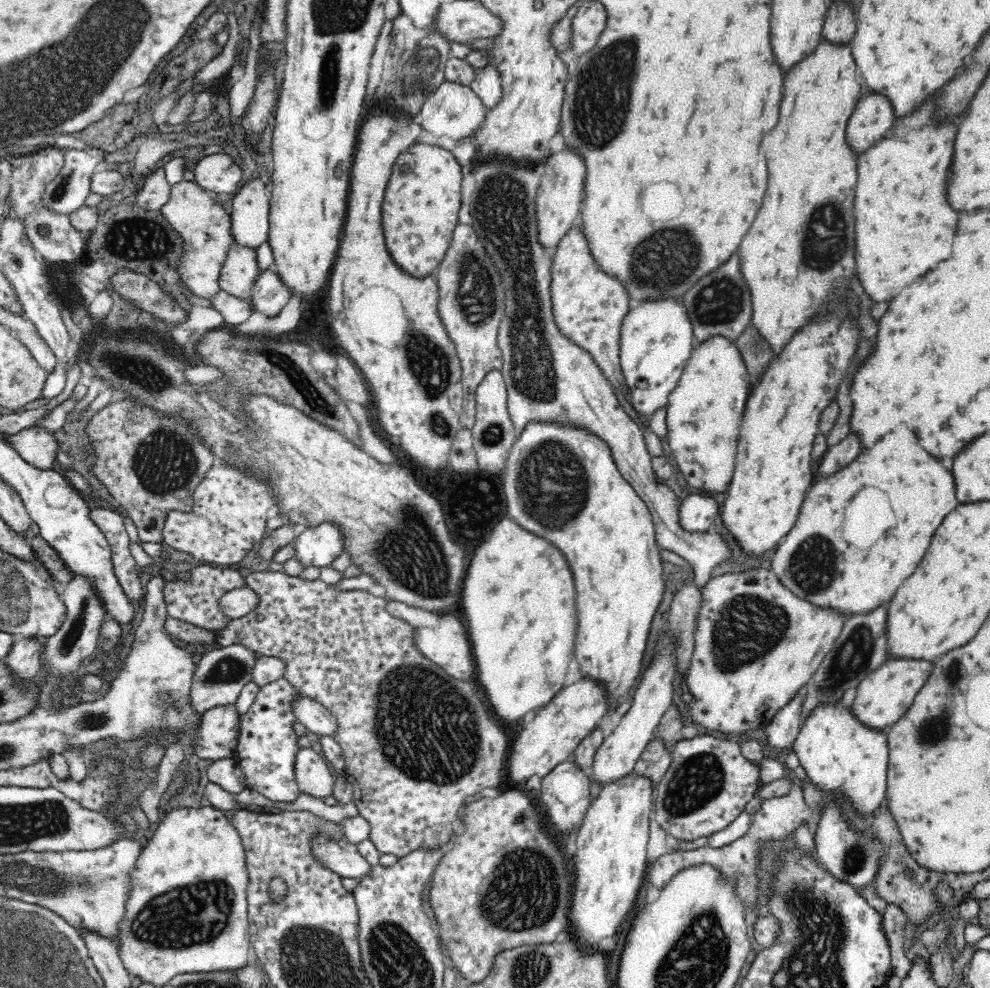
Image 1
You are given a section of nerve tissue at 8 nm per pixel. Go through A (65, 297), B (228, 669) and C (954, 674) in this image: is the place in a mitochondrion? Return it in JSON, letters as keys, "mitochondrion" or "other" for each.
{"A":"other","B":"mitochondrion","C":"mitochondrion"}

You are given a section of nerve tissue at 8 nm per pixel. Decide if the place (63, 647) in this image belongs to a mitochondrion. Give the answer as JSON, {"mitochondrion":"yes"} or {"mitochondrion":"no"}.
{"mitochondrion":"yes"}

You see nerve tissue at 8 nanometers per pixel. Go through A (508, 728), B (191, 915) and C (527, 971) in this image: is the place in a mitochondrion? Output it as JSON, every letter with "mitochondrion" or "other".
{"A":"other","B":"mitochondrion","C":"mitochondrion"}

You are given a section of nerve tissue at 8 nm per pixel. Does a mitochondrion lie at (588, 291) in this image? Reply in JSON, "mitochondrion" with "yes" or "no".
{"mitochondrion":"no"}

